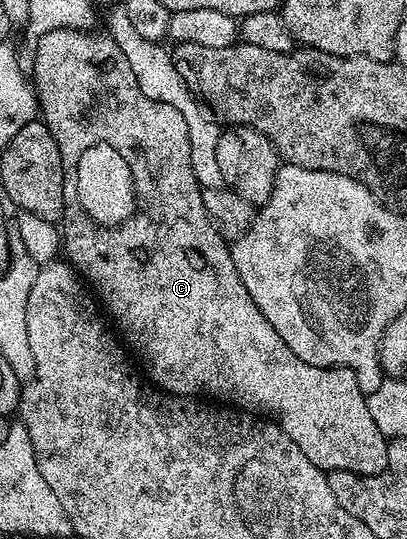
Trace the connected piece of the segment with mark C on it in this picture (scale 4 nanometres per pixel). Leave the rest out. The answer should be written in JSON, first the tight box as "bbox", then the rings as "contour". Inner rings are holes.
{"bbox":[31,30,389,476],"contour":[[[52,30],[35,43],[33,52],[31,85],[37,95],[39,118],[51,132],[55,144],[59,144],[59,156],[63,160],[65,173],[63,254],[69,265],[82,279],[88,282],[89,278],[88,285],[92,287],[95,294],[97,289],[96,297],[100,299],[103,306],[105,301],[106,311],[109,309],[113,313],[118,326],[116,329],[120,331],[123,338],[125,333],[124,341],[128,349],[134,355],[137,353],[145,361],[145,366],[149,369],[147,378],[152,385],[164,390],[166,394],[208,396],[238,411],[248,412],[254,416],[264,416],[276,422],[283,428],[283,432],[287,432],[287,436],[291,436],[291,440],[295,440],[295,444],[299,444],[303,456],[307,456],[307,460],[311,460],[311,464],[315,464],[320,470],[326,472],[346,470],[362,476],[382,474],[387,468],[389,442],[385,434],[379,432],[379,428],[375,428],[375,420],[371,420],[369,400],[359,388],[359,380],[355,372],[346,366],[322,368],[299,360],[299,356],[295,356],[295,352],[291,352],[291,348],[283,344],[279,332],[275,332],[275,328],[267,324],[267,316],[263,316],[263,312],[255,308],[247,288],[243,288],[243,280],[239,280],[239,272],[235,272],[235,260],[230,243],[214,228],[203,208],[202,187],[197,185],[197,177],[191,168],[191,140],[187,136],[187,120],[183,120],[183,112],[175,112],[171,104],[163,104],[159,100],[151,100],[143,96],[139,88],[139,80],[135,80],[135,72],[131,72],[131,64],[127,64],[127,56],[119,52],[119,44],[115,44],[115,40],[107,32],[93,33],[89,30]]]}

